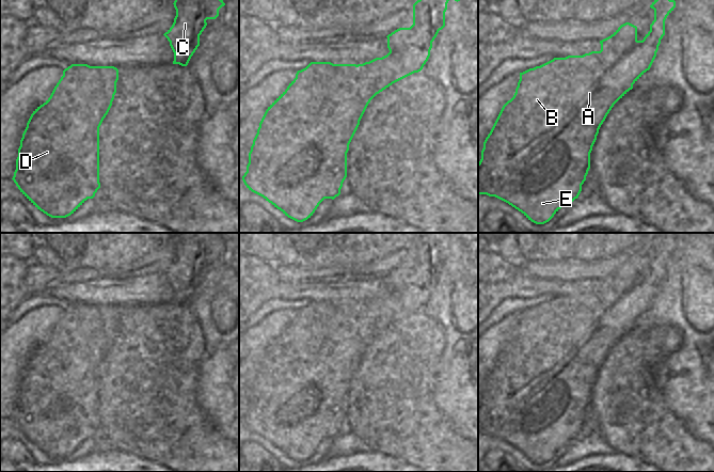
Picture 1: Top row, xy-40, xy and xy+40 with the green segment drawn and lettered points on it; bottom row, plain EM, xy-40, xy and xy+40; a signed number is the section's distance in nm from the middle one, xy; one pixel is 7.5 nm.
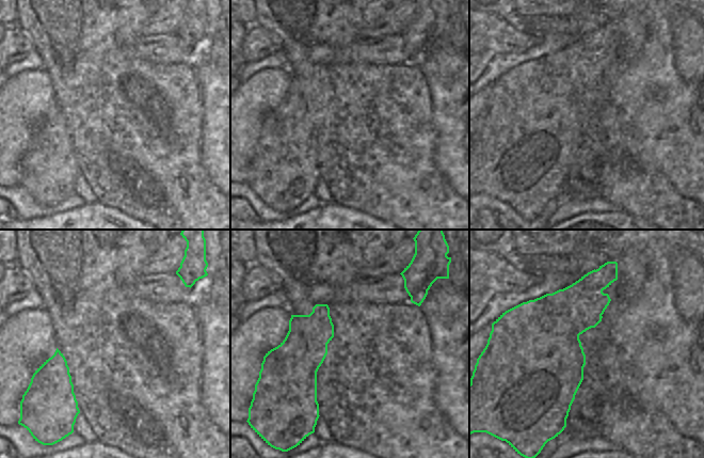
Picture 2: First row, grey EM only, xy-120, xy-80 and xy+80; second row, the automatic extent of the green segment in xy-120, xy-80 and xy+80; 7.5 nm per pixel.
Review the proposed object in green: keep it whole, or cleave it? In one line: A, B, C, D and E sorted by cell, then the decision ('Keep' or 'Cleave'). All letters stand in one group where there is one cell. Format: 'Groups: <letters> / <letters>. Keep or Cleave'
Groups: A B C D E. Keep

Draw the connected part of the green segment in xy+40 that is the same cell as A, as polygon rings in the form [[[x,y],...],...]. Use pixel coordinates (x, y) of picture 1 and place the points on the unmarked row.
[[[662,235],[650,247],[654,249],[654,259],[642,280],[637,279],[637,266],[625,262],[610,276],[600,280],[600,290],[554,297],[520,312],[513,336],[503,345],[483,381],[478,402],[478,434],[508,442],[536,463],[549,461],[561,446],[578,437],[590,408],[590,392],[599,368],[614,344],[650,309],[665,274],[665,259],[676,247],[676,240]]]

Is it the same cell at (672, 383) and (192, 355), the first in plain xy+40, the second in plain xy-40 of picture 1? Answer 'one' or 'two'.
two

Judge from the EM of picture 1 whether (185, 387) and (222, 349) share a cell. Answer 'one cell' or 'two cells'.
two cells

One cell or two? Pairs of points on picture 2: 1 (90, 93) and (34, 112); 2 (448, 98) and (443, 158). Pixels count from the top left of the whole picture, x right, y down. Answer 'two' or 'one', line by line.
1: two
2: one

